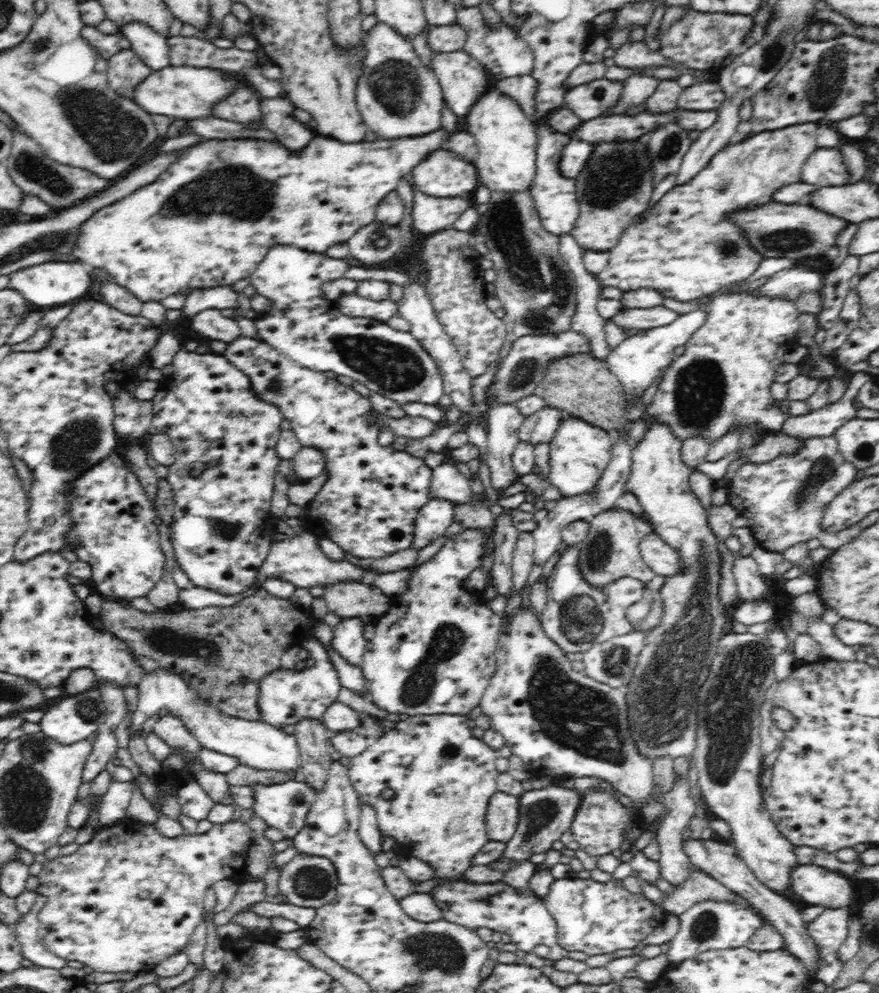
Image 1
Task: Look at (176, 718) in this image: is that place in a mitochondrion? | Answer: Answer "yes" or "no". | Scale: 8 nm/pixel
no

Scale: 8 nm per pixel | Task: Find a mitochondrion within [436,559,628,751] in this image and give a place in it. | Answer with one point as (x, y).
(580, 620)

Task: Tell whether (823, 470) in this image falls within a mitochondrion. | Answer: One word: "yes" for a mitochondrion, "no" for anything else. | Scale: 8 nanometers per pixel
yes

